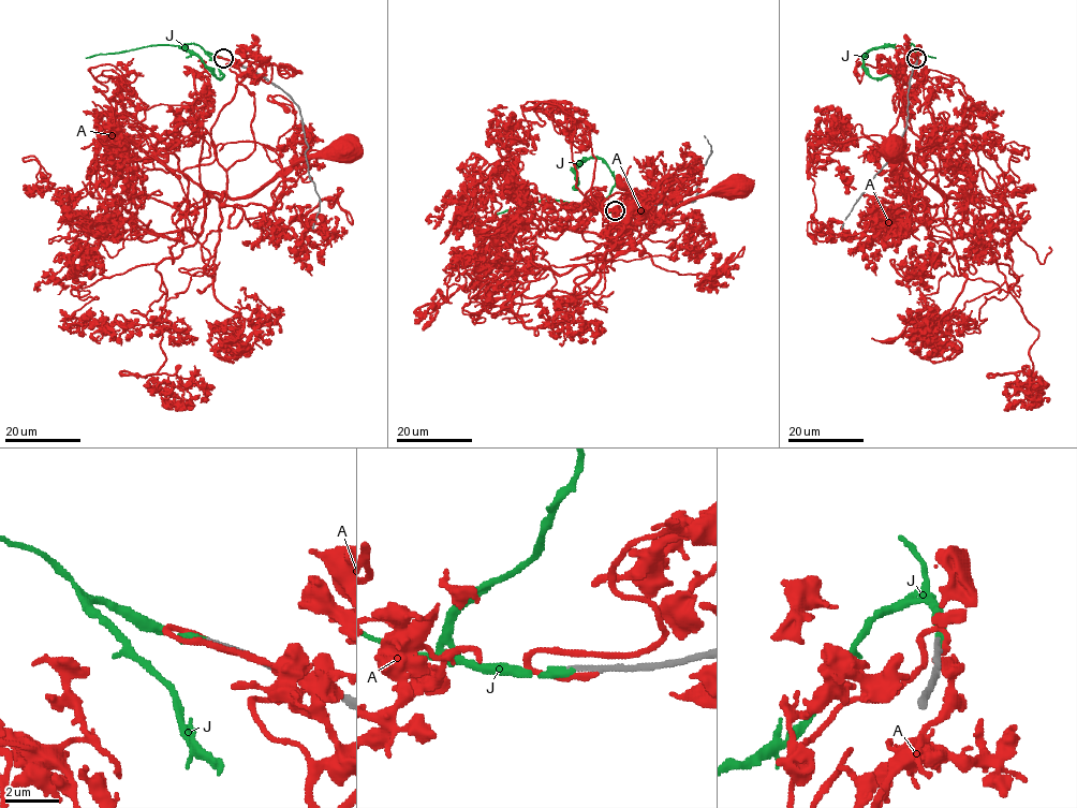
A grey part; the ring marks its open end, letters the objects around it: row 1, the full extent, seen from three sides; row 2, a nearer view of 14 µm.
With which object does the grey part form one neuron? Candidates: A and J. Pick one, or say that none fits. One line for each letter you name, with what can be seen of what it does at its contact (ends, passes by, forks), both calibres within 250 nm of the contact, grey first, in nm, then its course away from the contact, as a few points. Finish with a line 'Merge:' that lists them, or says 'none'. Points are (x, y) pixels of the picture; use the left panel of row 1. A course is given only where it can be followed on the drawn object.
J: it ends | 200/300 nm | via (223, 58), (212, 56), (193, 43), (151, 45), (86, 57)
Merge: J

